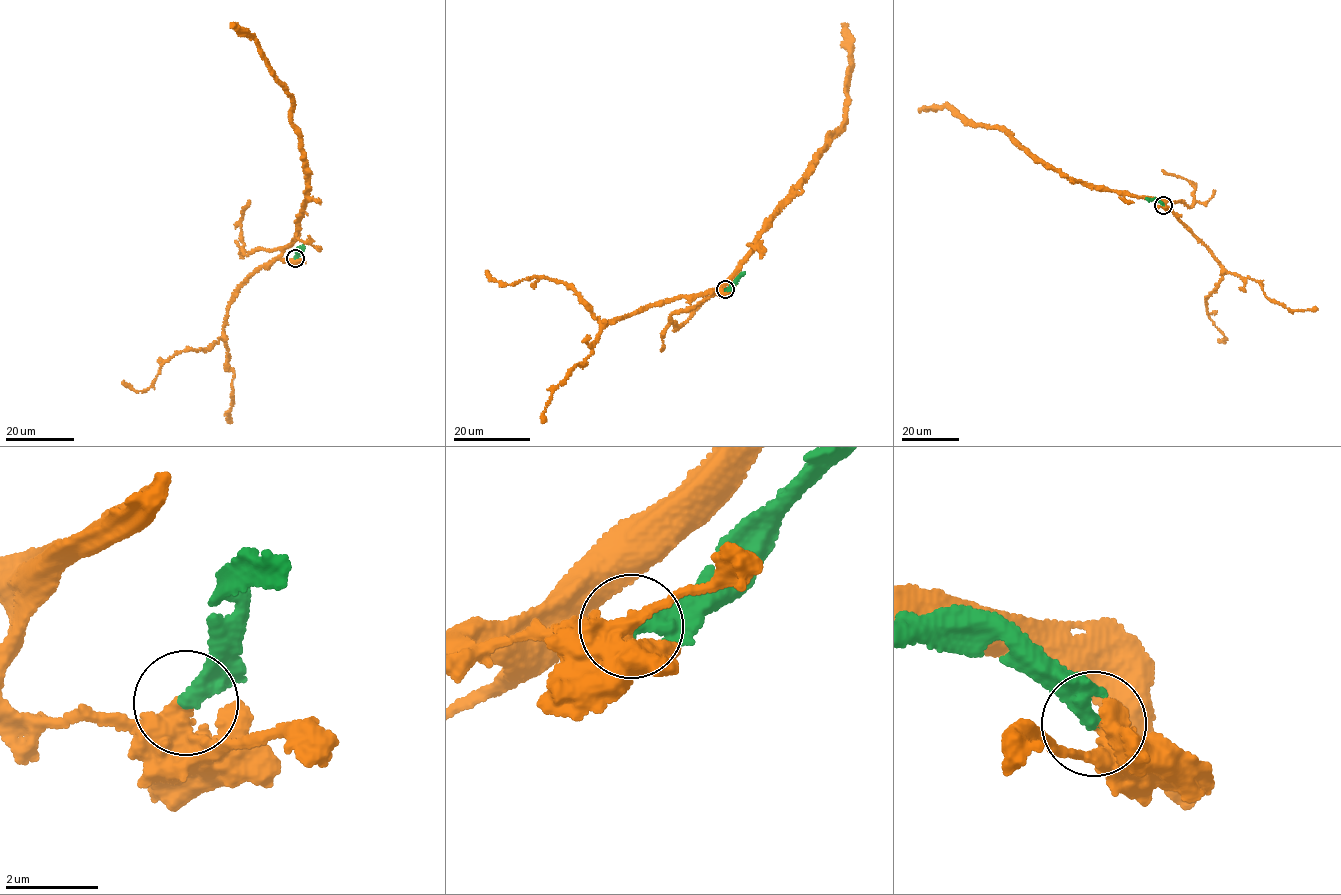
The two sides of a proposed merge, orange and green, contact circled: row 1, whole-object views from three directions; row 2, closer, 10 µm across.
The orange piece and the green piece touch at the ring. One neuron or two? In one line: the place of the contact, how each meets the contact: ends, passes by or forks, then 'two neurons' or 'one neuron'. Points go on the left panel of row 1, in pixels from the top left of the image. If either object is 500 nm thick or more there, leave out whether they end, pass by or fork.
at (295, 258); orange passes by; green ends there; one neuron

